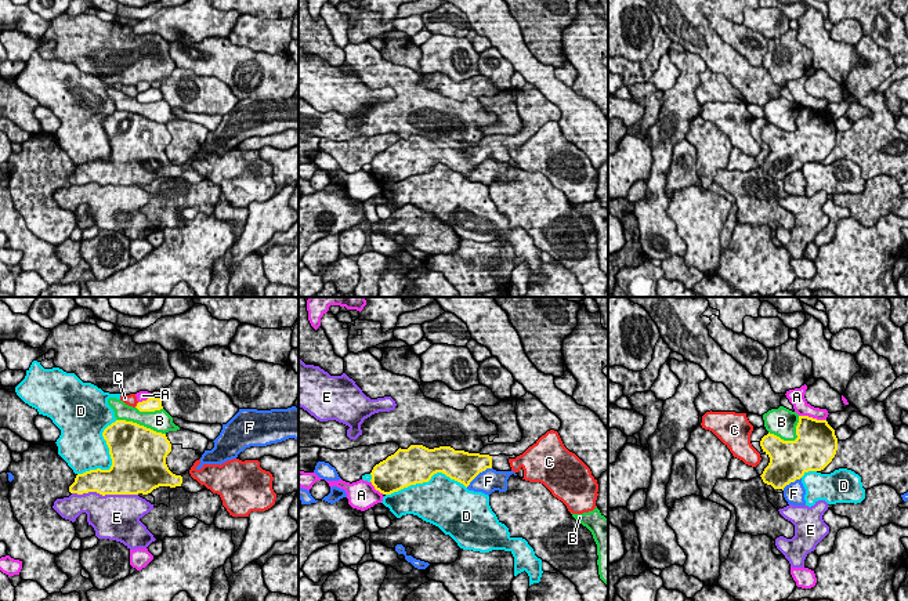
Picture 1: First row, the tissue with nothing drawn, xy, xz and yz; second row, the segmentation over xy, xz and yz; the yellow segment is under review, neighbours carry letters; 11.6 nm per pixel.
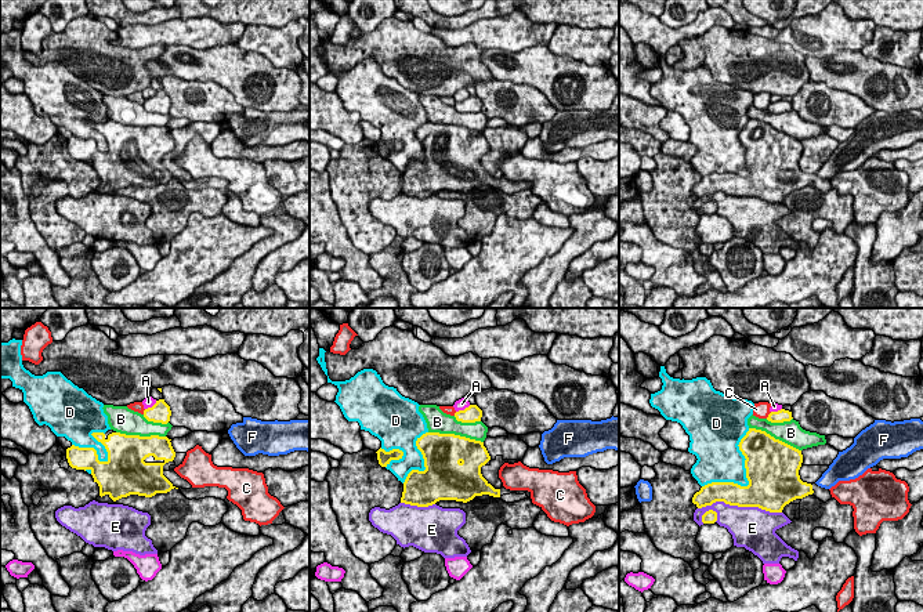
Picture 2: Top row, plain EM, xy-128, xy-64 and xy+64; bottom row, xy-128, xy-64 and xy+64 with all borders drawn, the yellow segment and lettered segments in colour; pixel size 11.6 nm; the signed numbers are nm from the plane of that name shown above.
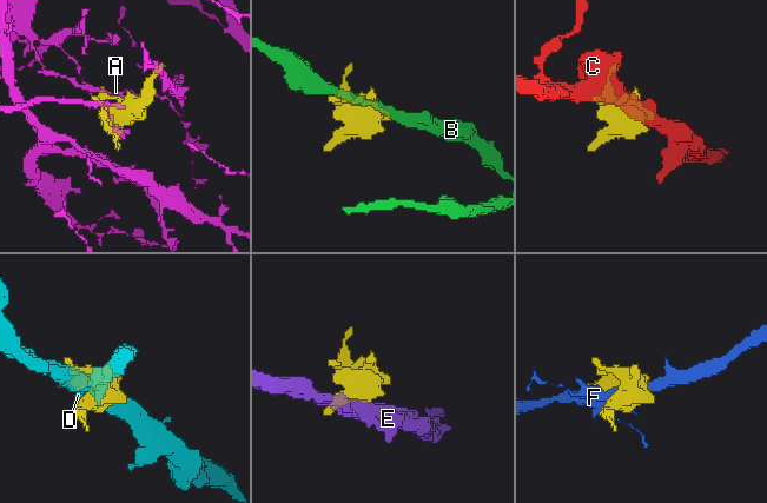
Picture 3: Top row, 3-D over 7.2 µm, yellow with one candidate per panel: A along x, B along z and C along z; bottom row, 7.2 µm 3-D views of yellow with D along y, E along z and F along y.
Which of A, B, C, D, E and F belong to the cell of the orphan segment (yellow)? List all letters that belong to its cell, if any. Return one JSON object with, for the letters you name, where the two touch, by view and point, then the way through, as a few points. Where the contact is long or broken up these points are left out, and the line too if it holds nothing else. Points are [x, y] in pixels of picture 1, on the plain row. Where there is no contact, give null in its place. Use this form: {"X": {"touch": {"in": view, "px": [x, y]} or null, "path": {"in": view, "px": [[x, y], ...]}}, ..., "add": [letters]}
{"add": []}

